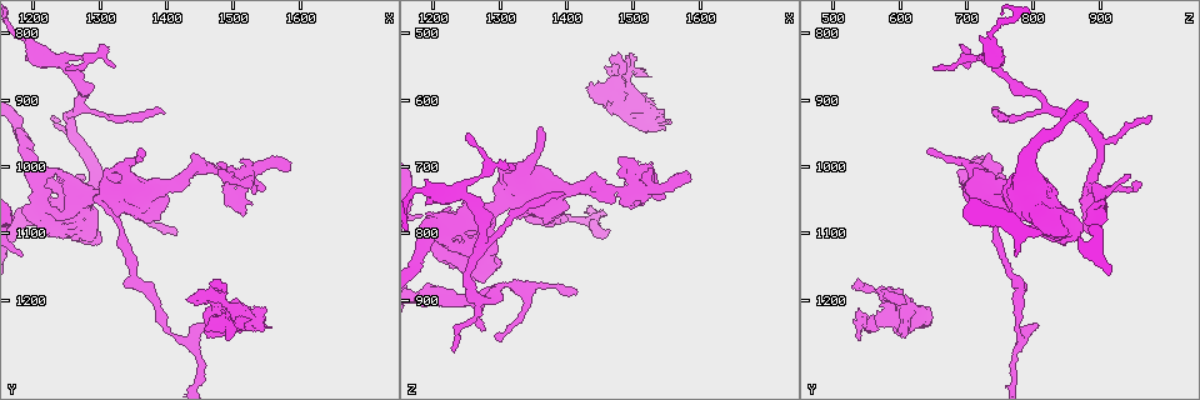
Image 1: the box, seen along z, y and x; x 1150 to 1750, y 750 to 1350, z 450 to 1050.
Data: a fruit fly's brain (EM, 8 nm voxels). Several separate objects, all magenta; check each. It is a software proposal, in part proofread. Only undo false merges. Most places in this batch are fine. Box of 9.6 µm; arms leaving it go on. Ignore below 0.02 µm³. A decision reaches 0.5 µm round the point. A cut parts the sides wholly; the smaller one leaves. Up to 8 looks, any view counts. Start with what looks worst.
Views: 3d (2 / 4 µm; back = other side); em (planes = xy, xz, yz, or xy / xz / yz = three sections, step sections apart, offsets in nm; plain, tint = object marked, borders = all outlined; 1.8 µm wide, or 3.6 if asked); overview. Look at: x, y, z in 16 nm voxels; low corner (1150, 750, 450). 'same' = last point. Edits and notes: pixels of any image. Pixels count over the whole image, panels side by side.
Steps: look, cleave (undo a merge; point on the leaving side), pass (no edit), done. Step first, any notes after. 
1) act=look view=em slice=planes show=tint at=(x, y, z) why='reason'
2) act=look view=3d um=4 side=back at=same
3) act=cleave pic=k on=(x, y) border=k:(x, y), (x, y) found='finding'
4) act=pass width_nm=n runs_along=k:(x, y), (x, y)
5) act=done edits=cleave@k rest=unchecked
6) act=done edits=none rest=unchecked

act=look view=em slice=xz step=8 show=borders at=(1265, 910, 820) why='a fork'

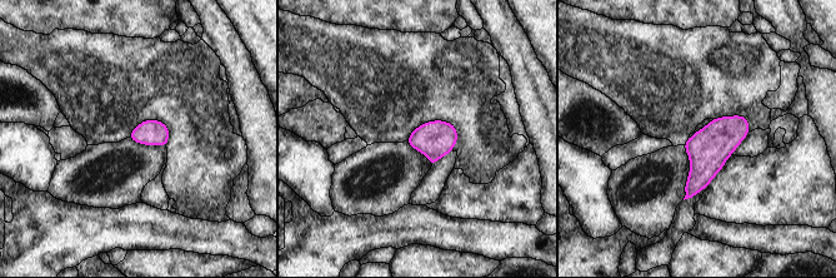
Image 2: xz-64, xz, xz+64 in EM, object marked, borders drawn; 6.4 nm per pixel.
act=pass width_nm=160 found='all the same cell'

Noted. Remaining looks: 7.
act=look view=em slice=xy step=16 show=borders at=(1495, 1015, 745) why='three arms meet'

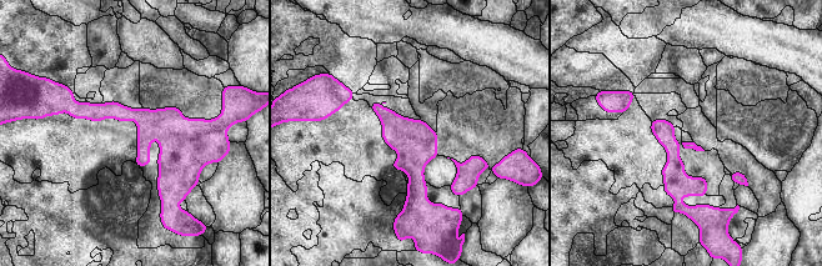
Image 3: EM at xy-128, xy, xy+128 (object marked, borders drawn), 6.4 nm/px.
act=pass runs_along=3:(63, 105), (164, 124), (198, 157) found='all the same cell'

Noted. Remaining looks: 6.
act=look view=em slice=planes show=tint at=(1290, 1020, 890) why='arms part here'

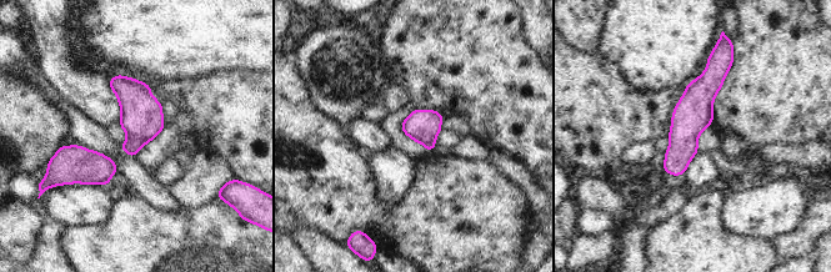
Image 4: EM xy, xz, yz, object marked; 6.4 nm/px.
act=pass width_nm=220 found='continuous, no second cell'

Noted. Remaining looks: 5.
act=done edits=none rest=unchecked

